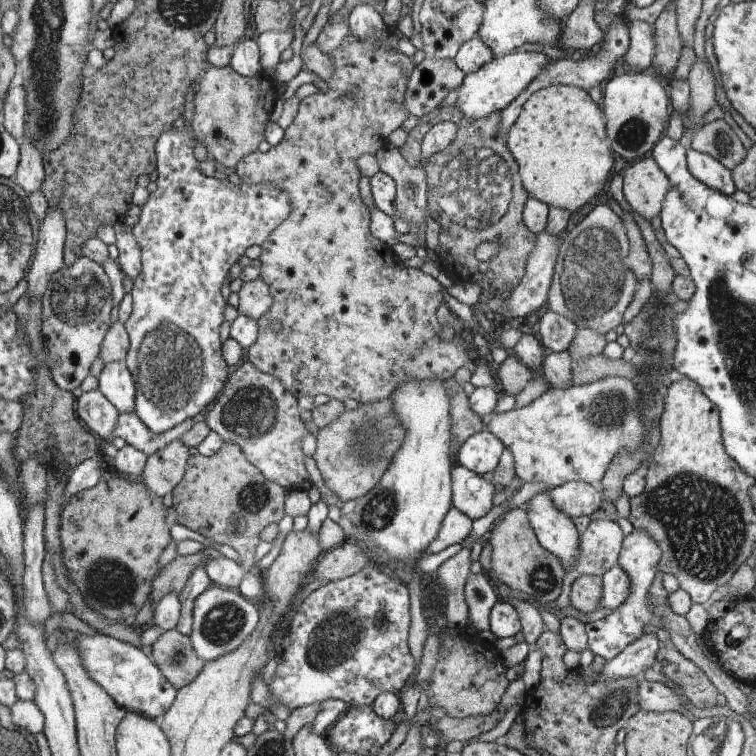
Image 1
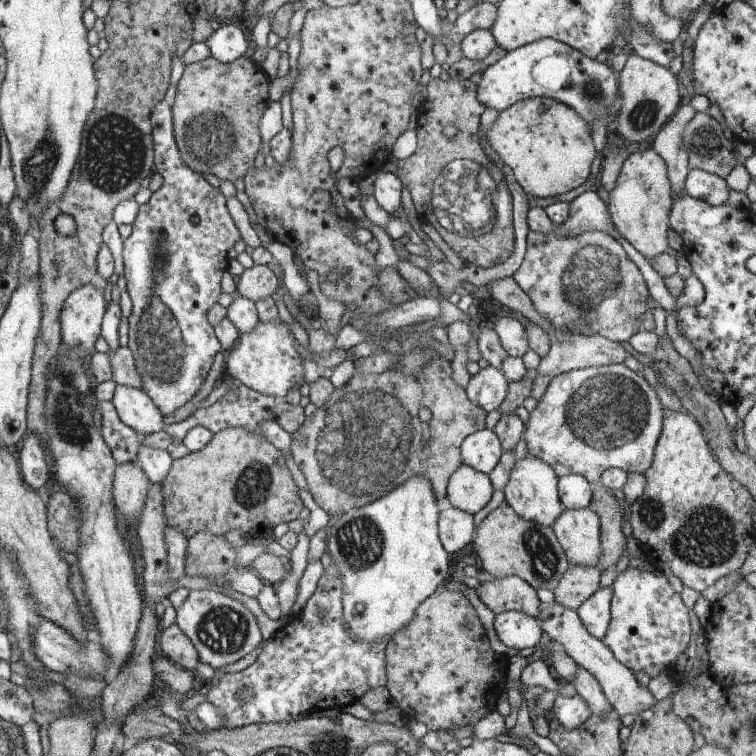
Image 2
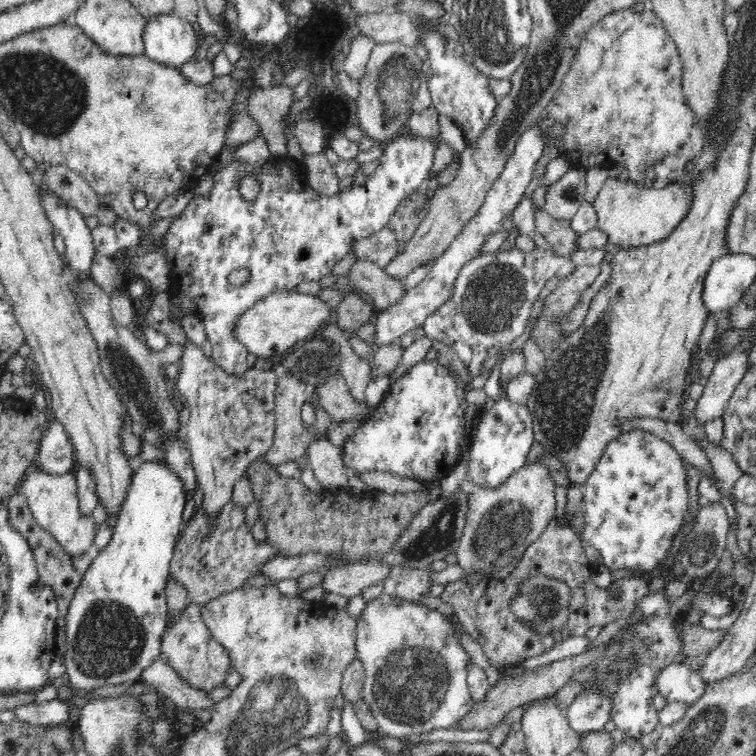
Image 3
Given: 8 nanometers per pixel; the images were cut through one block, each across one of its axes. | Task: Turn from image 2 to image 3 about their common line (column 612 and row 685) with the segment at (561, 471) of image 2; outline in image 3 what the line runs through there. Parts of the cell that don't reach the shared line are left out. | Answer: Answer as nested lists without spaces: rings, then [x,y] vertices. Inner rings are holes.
[[[384,593],[367,601],[356,619],[357,658],[366,670],[366,682],[361,694],[376,718],[378,730],[388,737],[404,739],[432,730],[450,729],[458,726],[460,718],[468,716],[475,704],[467,682],[467,667],[471,658],[454,633],[454,619],[444,617],[438,609]]]

